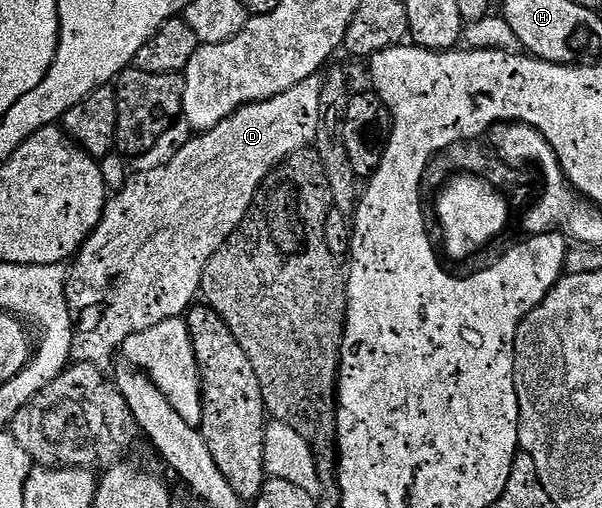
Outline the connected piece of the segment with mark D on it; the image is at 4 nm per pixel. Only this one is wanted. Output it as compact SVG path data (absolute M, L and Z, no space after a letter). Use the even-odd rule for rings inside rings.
M317 77L307 81L299 81L299 85L287 89L275 97L264 99L261 103L249 103L246 107L240 107L230 119L225 119L209 131L192 138L189 144L184 145L183 149L179 150L177 157L171 157L171 161L166 167L133 173L133 176L129 179L129 184L114 199L112 196L106 202L105 214L101 217L101 224L85 240L80 251L77 252L72 260L71 266L73 268L70 266L67 271L67 290L69 292L70 308L74 312L79 313L79 315L81 311L82 317L85 318L86 335L78 334L73 340L73 350L80 362L105 365L105 362L116 351L118 354L119 348L124 344L127 337L131 337L131 333L142 331L143 329L151 329L151 325L157 325L159 321L167 321L168 319L184 316L189 308L194 306L201 290L201 278L203 277L203 269L207 265L207 261L229 240L230 235L240 227L245 219L245 215L249 212L249 206L253 203L253 198L256 197L257 191L261 187L261 182L287 156L293 155L297 151L306 150L316 140L319 121L321 120L321 84L322 80Z

